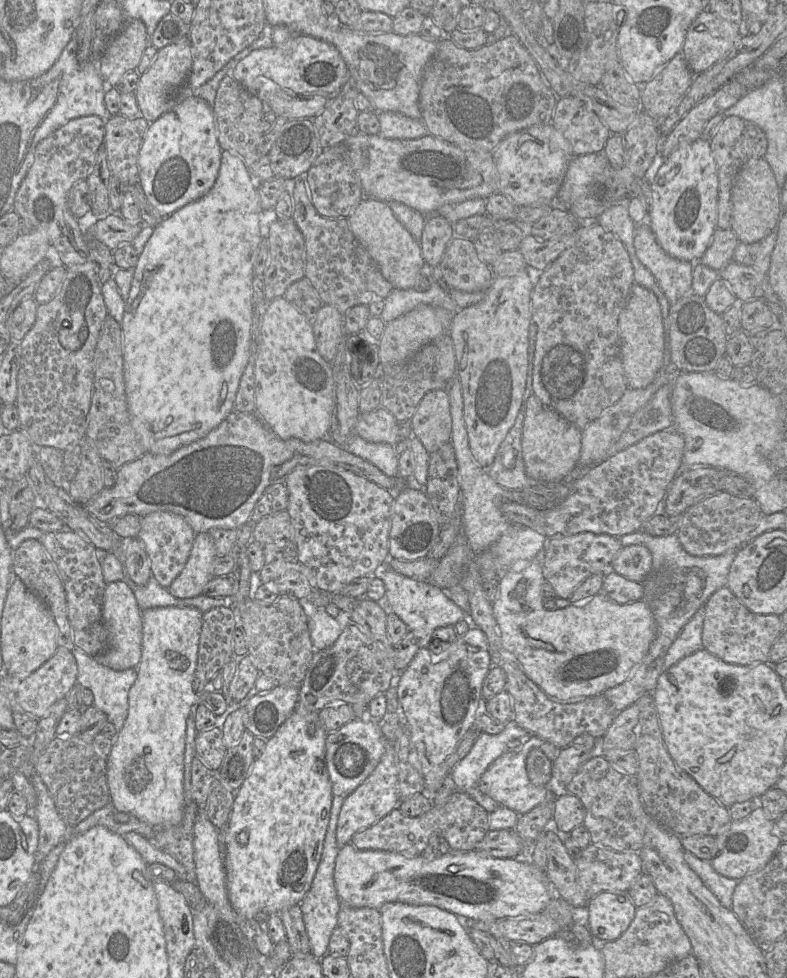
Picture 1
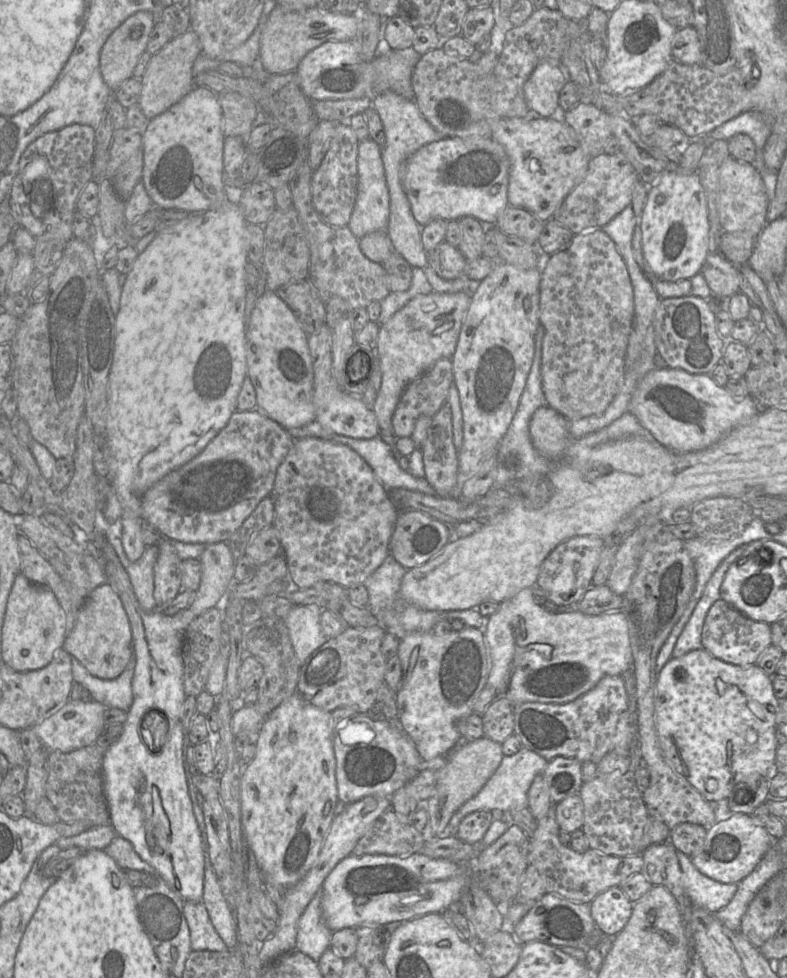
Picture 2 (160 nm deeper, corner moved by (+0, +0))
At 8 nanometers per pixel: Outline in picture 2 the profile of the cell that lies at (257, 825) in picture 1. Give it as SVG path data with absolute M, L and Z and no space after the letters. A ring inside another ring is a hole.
M295 692L292 696L290 696L288 699L286 699L283 703L281 703L279 706L277 706L264 720L261 729L259 731L259 734L257 736L256 741L256 756L252 763L248 765L242 772L241 776L241 822L242 822L242 829L243 833L246 839L246 845L253 851L256 861L258 863L259 868L262 871L262 874L265 876L271 876L275 881L282 884L283 886L290 888L297 884L310 870L312 865L314 864L315 860L317 859L319 852L321 850L321 847L324 843L324 840L328 834L329 828L331 826L332 820L335 817L335 807L339 800L338 798L338 790L337 790L337 782L336 782L336 759L333 749L333 736L334 736L334 728L332 723L332 717L331 712L326 711L320 707L314 706L310 703L305 702L301 696L298 694L298 692Z

